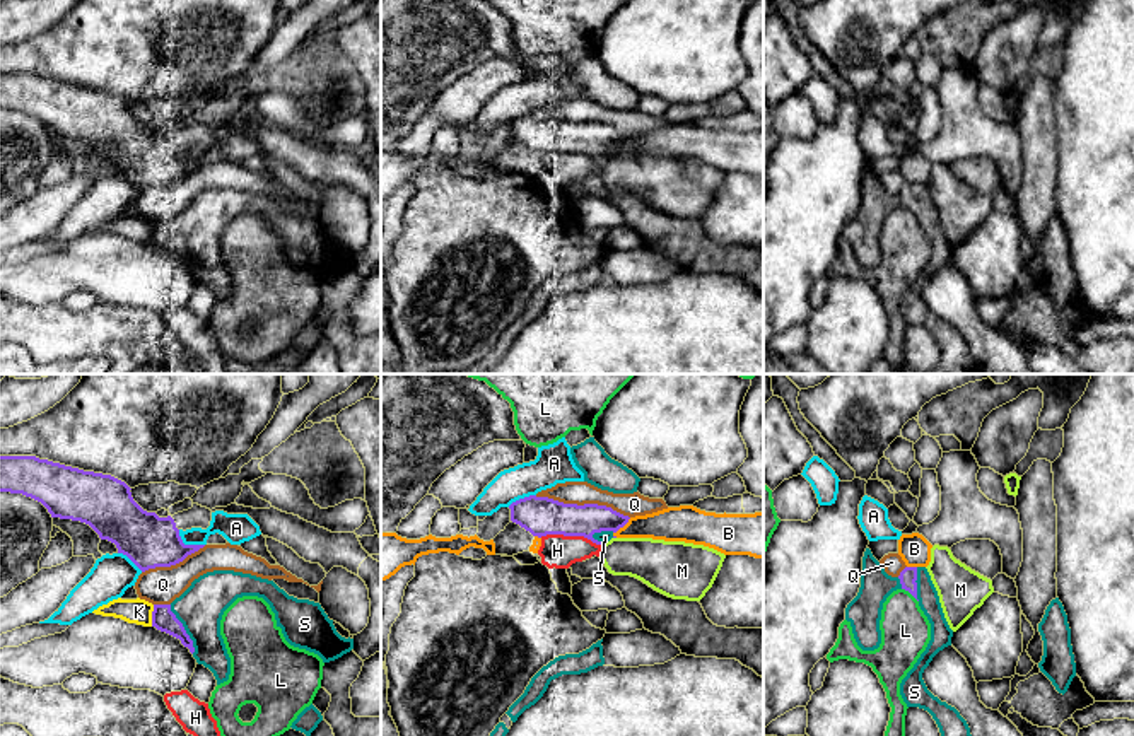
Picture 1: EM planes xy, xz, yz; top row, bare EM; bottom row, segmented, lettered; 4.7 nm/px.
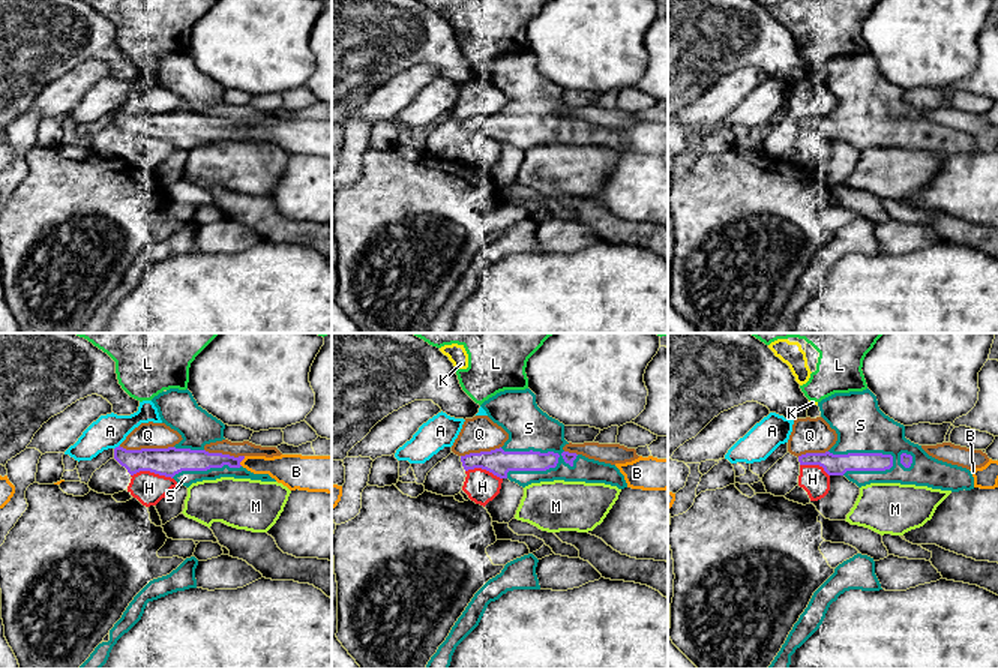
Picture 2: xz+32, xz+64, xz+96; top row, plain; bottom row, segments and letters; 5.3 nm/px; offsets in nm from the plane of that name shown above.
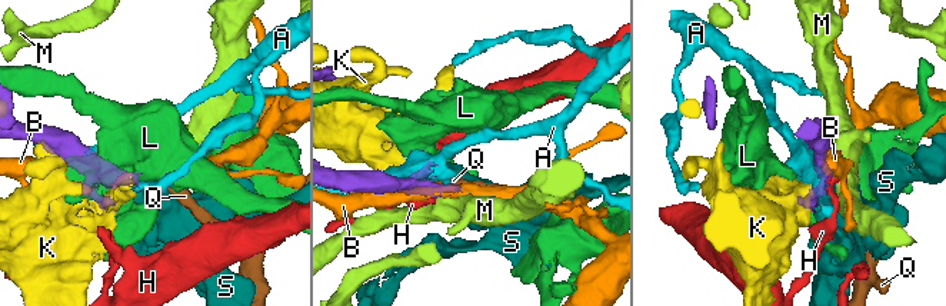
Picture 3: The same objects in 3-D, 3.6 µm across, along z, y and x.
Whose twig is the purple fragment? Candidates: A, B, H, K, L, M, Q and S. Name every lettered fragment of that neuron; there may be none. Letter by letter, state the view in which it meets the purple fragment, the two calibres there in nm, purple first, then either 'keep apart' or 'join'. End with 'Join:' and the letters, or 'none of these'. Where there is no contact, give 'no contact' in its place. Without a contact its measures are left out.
A: meets purple in xy; 240 nm thick on the purple side, 140 nm on the other; keep apart
B: meets purple in xz; 160 nm thick on the purple side, 160 nm on the other; keep apart
H: meets purple in xz; 180 nm thick on the purple side, 160 nm on the other; keep apart
K: meets purple in xy; 110 nm thick on the purple side, 120 nm on the other; keep apart
L: meets purple in yz; 80 nm thick on the purple side, 240 nm on the other; keep apart
M: no contact; keep apart
Q: meets purple in xz; 180 nm thick on the purple side, 110 nm on the other; keep apart
S: meets purple in xy; 110 nm thick on the purple side, 220 nm on the other; join
Join: S

